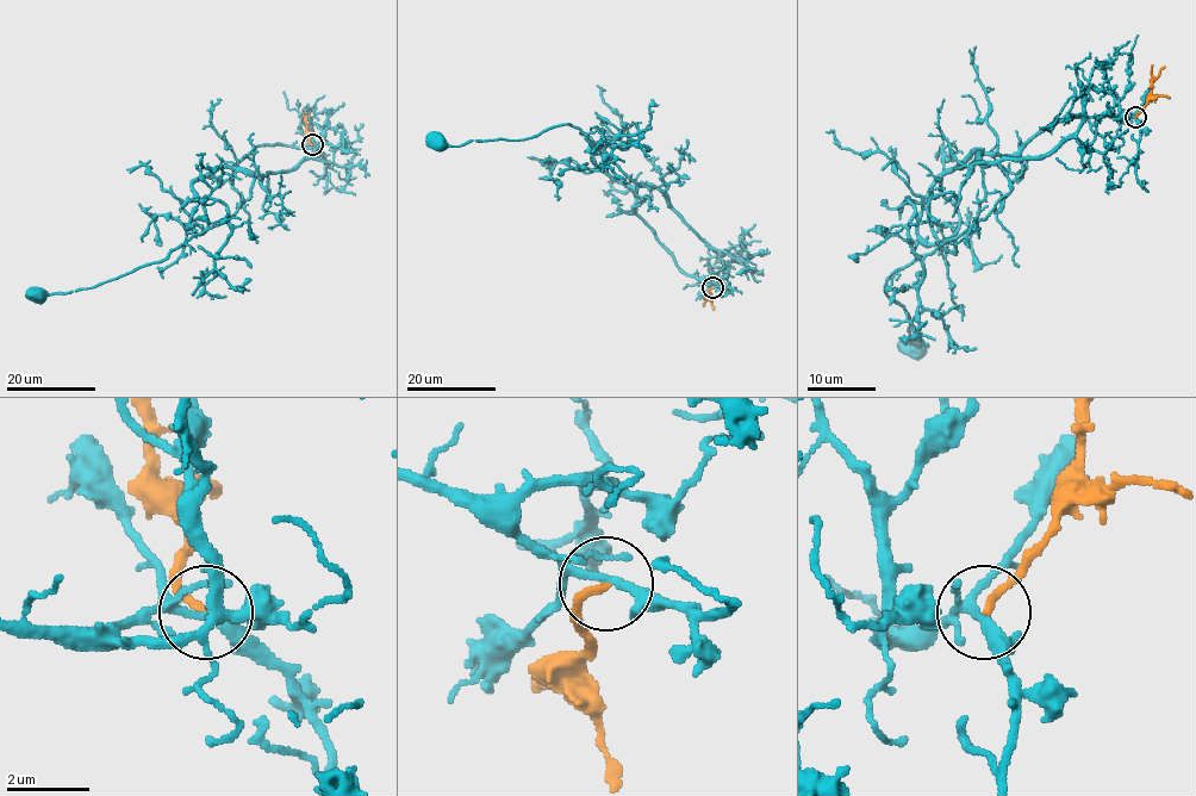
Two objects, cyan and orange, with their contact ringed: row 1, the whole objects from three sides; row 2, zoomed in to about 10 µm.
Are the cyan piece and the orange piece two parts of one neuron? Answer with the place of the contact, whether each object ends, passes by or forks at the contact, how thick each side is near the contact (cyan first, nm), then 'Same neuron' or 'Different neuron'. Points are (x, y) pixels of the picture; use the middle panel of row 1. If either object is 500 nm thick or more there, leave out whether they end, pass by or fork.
Place: (712, 287). At the ring cyan forks. At the ring orange ends. Thickness 170 nm (cyan) against 180 nm. Different neuron

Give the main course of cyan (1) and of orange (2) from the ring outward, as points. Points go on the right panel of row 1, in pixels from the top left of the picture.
1: (1135, 117), (1065, 117), (1017, 154), (982, 154), (978, 217), (886, 281), (919, 344), (903, 341)
2: (1135, 117), (1145, 105), (1152, 81), (1164, 66)

